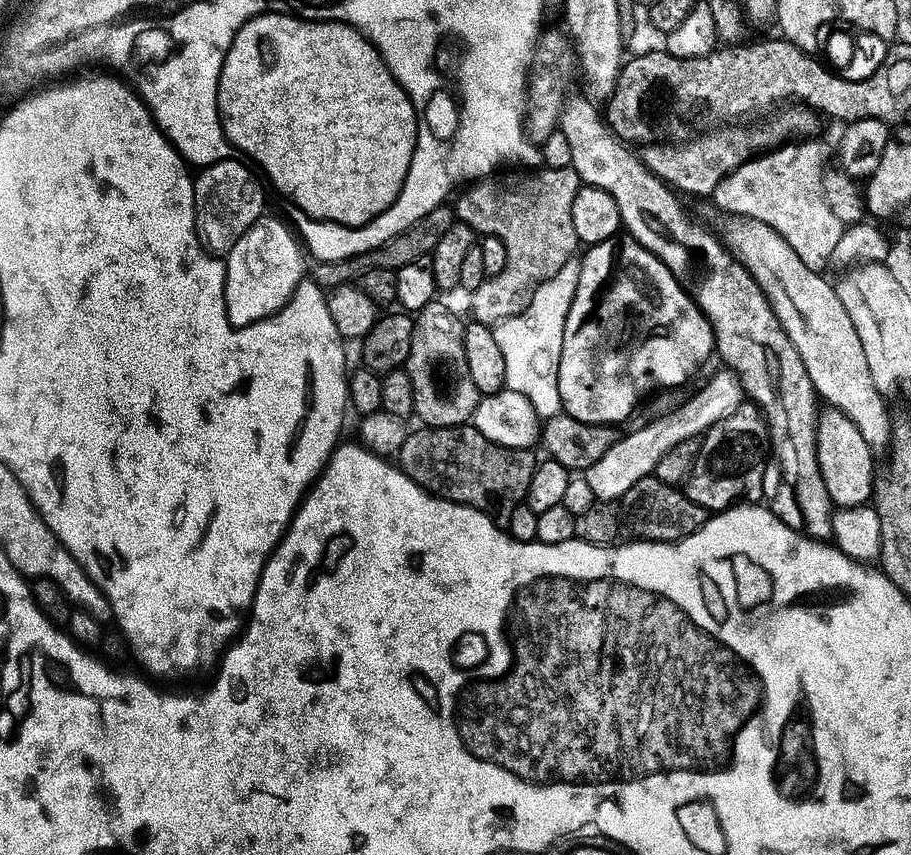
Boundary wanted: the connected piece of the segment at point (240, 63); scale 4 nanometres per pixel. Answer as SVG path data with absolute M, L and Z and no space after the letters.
M277 12L254 18L249 24L242 26L242 30L234 38L234 46L230 46L230 54L226 54L218 86L218 106L220 121L224 123L224 134L233 149L237 153L245 152L249 156L247 159L257 169L264 168L265 174L268 175L267 183L272 183L286 199L292 200L291 207L295 211L306 213L312 220L324 220L327 224L341 224L347 228L360 228L363 224L370 223L386 210L390 210L390 206L394 206L414 162L420 133L418 110L412 105L408 92L388 69L387 62L380 55L380 49L363 32L349 24L327 20L302 20L299 16L283 16Z

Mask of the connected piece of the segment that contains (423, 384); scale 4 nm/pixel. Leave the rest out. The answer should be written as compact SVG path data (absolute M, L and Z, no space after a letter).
M434 302L426 306L415 317L414 350L410 350L406 365L410 382L414 382L414 416L421 420L421 425L429 428L463 428L473 419L482 397L478 386L474 386L474 378L470 378L470 366L464 346L465 321L460 321L446 305L440 303Z

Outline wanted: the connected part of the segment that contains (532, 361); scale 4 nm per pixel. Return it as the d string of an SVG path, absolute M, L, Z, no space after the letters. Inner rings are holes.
M573 258L546 286L542 286L534 294L530 306L522 314L510 318L506 322L495 325L494 331L498 338L498 347L506 358L506 388L524 395L533 404L534 410L540 418L561 415L564 403L560 397L560 363L562 362L562 342L566 334L566 318L570 318L570 306L574 306L574 294L578 290L580 277L579 259Z

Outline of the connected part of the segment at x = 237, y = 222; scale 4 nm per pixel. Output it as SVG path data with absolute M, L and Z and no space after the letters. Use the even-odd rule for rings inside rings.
M233 158L212 164L193 181L196 232L201 243L216 256L227 256L245 232L267 213L263 181L256 178L257 173L247 163L244 165L238 160Z

